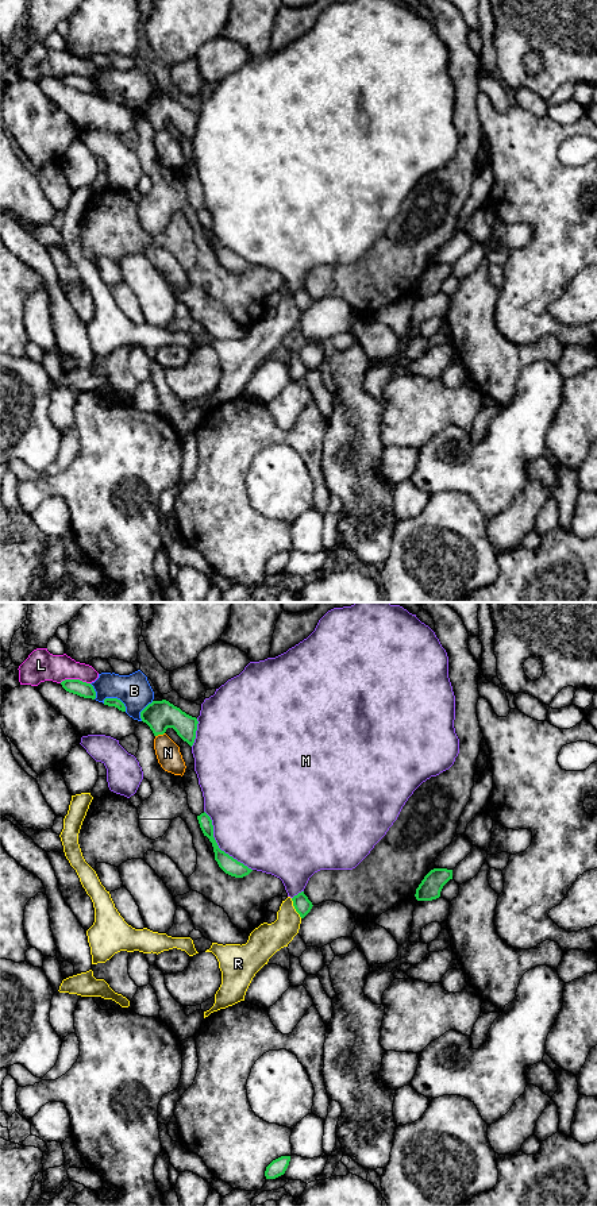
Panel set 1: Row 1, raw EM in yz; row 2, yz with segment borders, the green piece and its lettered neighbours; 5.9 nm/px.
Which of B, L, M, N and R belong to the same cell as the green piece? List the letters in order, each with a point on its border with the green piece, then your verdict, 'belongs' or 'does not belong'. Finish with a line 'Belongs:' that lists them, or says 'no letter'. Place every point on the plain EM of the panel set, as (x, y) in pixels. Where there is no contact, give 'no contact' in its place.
B: meets green in yz at (116, 93); does not belong
L: meets green in yz at (74, 74); does not belong
M: meets green in yz at (218, 241); does not belong
N: meets green in yz at (160, 128); does not belong
R: meets green in yz at (295, 303); does not belong
Belongs: no letter

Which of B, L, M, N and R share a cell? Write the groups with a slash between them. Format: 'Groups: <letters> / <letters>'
Groups: B / L / M R / N

